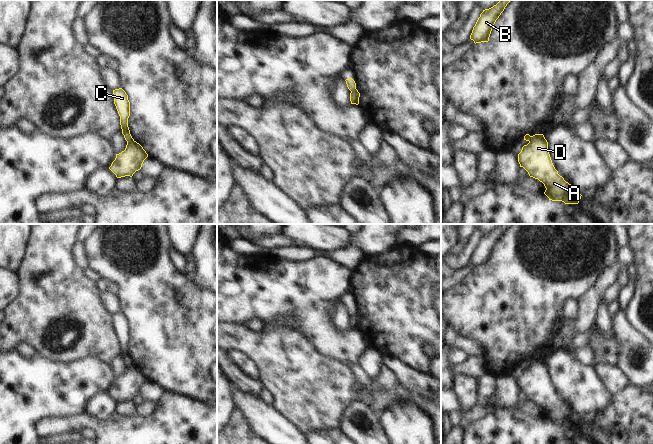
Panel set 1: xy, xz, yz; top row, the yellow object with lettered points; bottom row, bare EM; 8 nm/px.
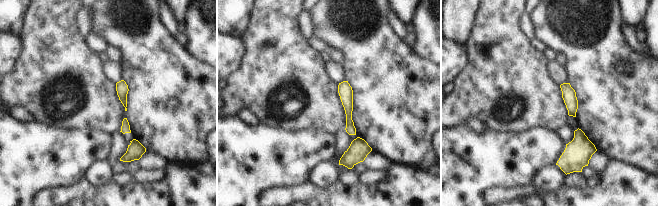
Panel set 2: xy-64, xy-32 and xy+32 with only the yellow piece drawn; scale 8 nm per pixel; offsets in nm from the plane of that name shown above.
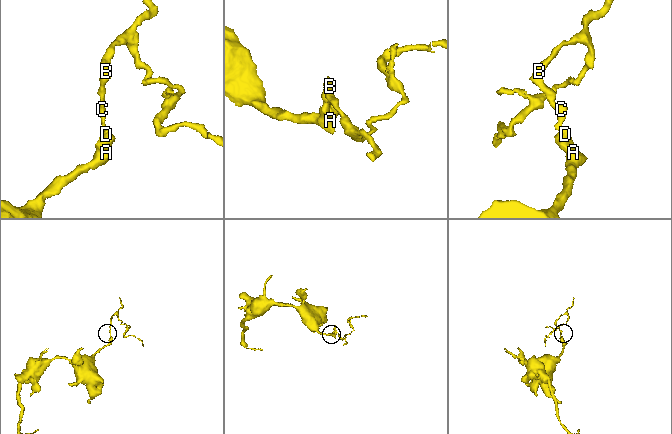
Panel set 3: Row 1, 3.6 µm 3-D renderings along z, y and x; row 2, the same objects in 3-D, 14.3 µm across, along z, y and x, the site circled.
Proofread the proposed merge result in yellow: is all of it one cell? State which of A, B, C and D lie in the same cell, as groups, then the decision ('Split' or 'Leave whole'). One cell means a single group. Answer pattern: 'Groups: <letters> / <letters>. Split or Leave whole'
Groups: A D / B C. Split.

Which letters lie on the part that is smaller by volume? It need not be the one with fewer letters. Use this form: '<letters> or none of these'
B, C

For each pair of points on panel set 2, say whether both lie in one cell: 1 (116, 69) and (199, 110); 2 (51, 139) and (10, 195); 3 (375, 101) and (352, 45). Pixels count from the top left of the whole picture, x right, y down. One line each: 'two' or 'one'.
1: two
2: one
3: one

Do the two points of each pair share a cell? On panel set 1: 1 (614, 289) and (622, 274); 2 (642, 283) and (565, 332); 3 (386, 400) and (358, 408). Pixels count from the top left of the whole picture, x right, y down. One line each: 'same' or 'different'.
1: same
2: different
3: different

